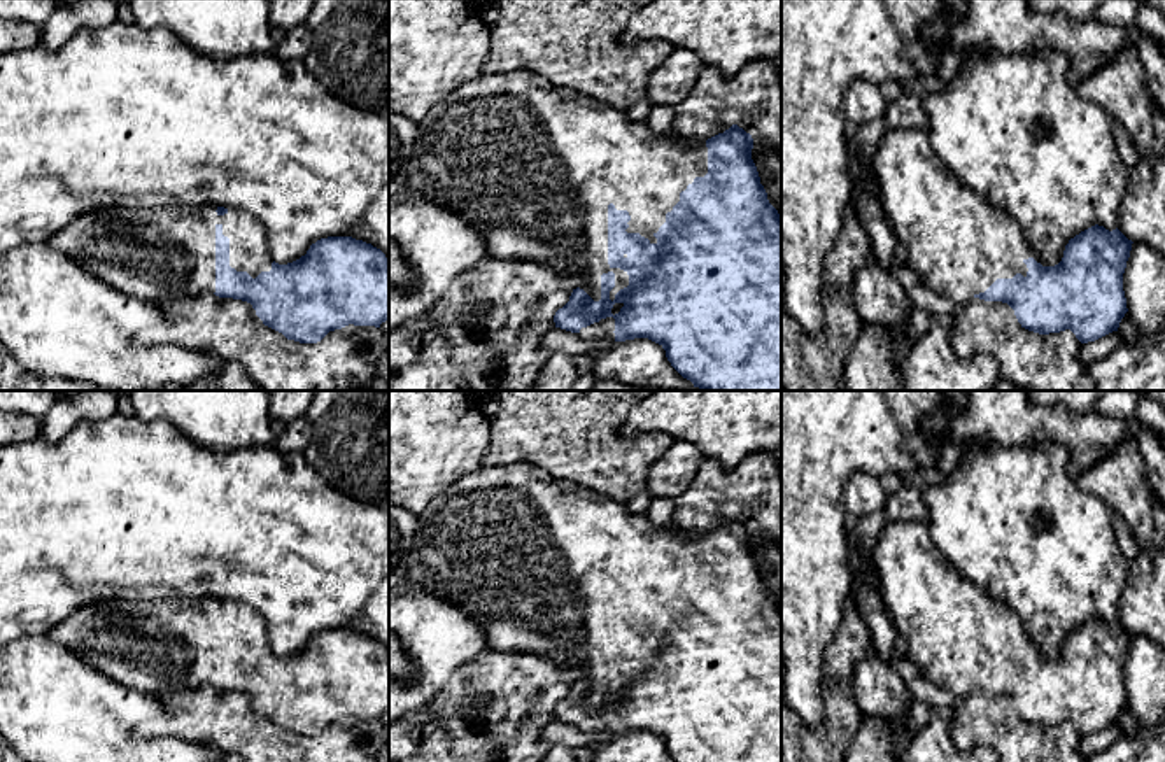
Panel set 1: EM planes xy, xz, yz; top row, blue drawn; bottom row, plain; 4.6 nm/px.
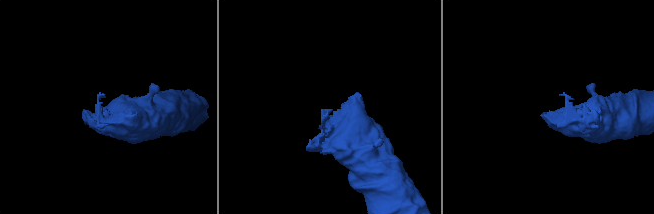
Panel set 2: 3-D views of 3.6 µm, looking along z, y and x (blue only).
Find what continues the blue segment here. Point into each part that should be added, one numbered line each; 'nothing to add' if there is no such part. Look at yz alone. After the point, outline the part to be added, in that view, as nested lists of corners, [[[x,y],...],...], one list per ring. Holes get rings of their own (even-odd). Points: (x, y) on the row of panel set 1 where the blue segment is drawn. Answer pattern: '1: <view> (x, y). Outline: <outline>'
1: yz (959, 244). Outline: [[[927,130],[888,131],[878,145],[872,168],[879,182],[883,214],[897,242],[906,245],[907,266],[925,287],[951,300],[957,307],[971,303],[976,294],[985,293],[997,279],[1013,279],[1016,273],[1027,277],[1025,259],[1034,258],[1039,263],[1020,224],[986,198],[964,187],[939,161]]]

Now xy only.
1: xy (156, 256). Outline: [[[175,203],[165,208],[130,210],[126,217],[117,217],[123,208],[89,210],[74,217],[63,229],[51,236],[46,243],[72,259],[91,277],[102,280],[109,287],[137,298],[140,301],[165,307],[168,301],[215,293],[215,226],[222,226],[222,235],[229,238],[229,266],[237,272],[247,272],[256,279],[261,272],[272,270],[272,254],[265,226],[242,208],[224,207],[228,212],[219,215],[217,205],[187,207]]]

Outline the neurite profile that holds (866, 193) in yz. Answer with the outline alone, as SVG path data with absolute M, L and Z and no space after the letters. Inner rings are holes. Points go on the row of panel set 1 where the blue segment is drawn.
M851 121L846 123L846 142L855 186L851 198L872 240L876 261L900 282L916 308L928 312L936 322L950 322L957 305L925 287L907 263L897 265L893 259L897 238L883 214L878 175L874 168L867 170L864 166L864 156L860 154L860 144L857 140L858 131L858 124Z

